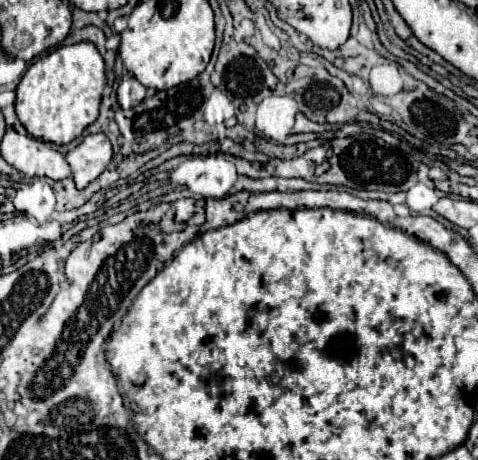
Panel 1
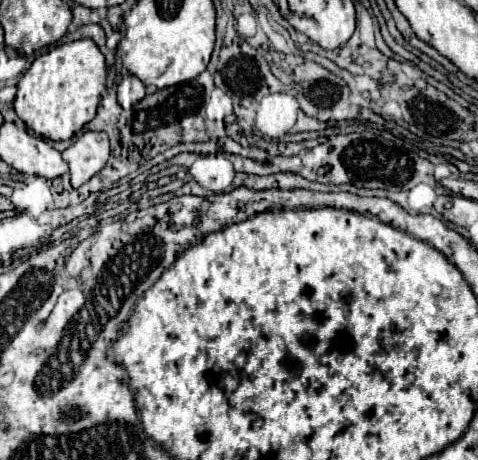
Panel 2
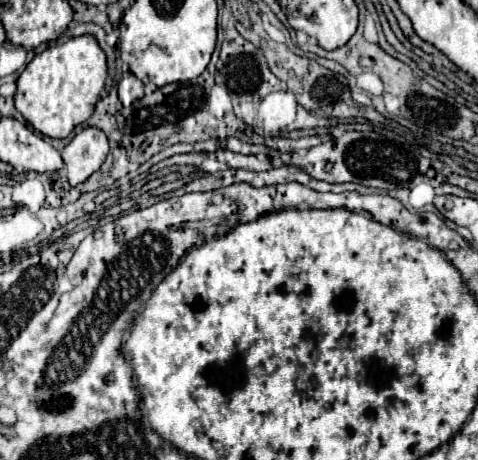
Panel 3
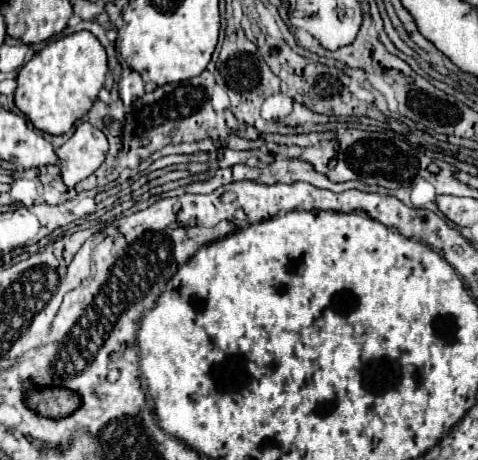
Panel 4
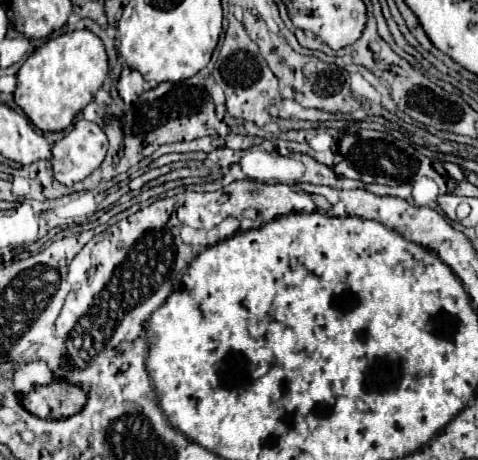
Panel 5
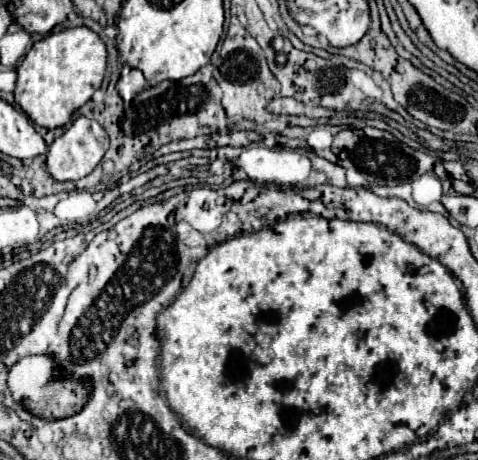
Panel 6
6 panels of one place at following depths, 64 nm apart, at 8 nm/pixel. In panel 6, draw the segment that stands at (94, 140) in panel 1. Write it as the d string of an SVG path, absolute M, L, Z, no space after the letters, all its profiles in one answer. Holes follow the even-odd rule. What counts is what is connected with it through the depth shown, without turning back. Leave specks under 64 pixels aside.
M80 116L80 118L76 118L72 122L72 126L60 138L56 138L50 144L48 160L46 160L48 172L52 174L52 178L56 178L60 182L80 180L80 178L88 176L100 164L106 150L108 150L108 134L106 134L106 130L96 120Z

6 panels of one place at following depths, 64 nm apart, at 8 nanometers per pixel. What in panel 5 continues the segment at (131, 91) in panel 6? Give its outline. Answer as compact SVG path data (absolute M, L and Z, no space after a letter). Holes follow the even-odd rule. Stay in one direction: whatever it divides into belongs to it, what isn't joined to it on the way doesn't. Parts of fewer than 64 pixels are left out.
M124 68L120 80L116 82L116 88L124 104L131 106L144 92L144 78L140 76L140 72Z

